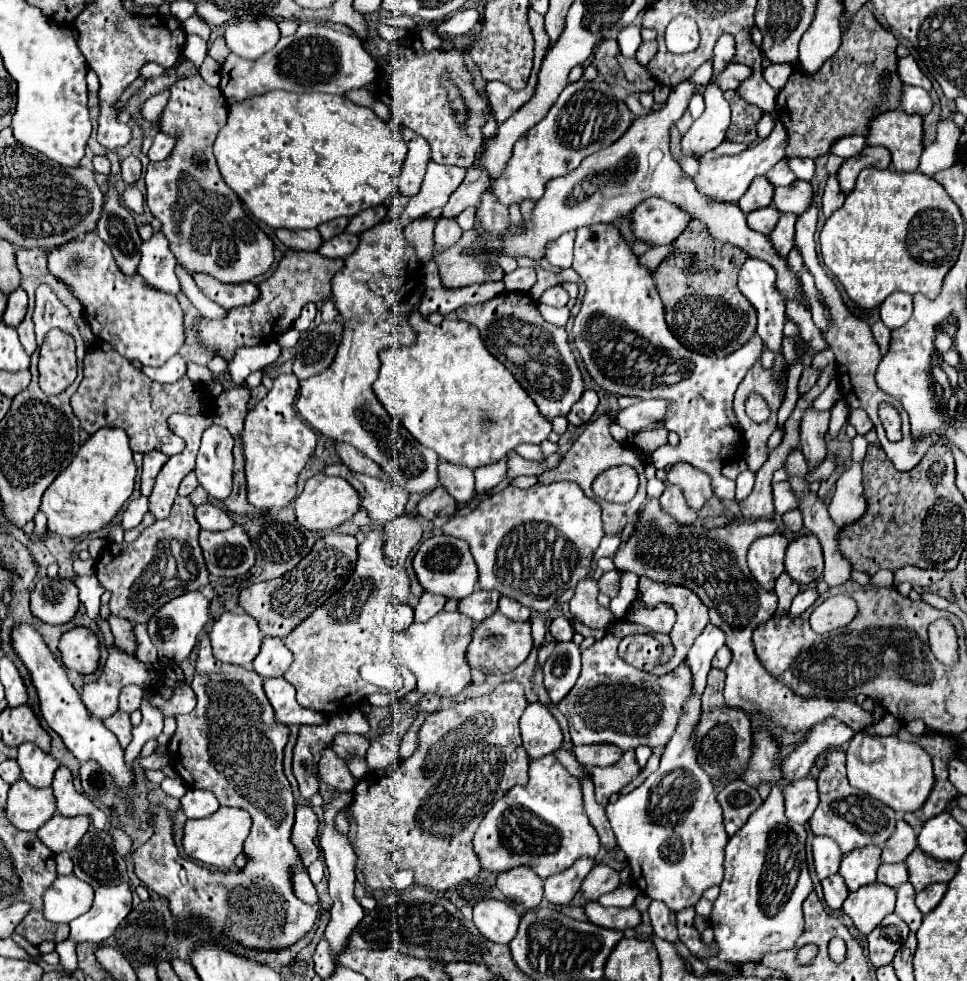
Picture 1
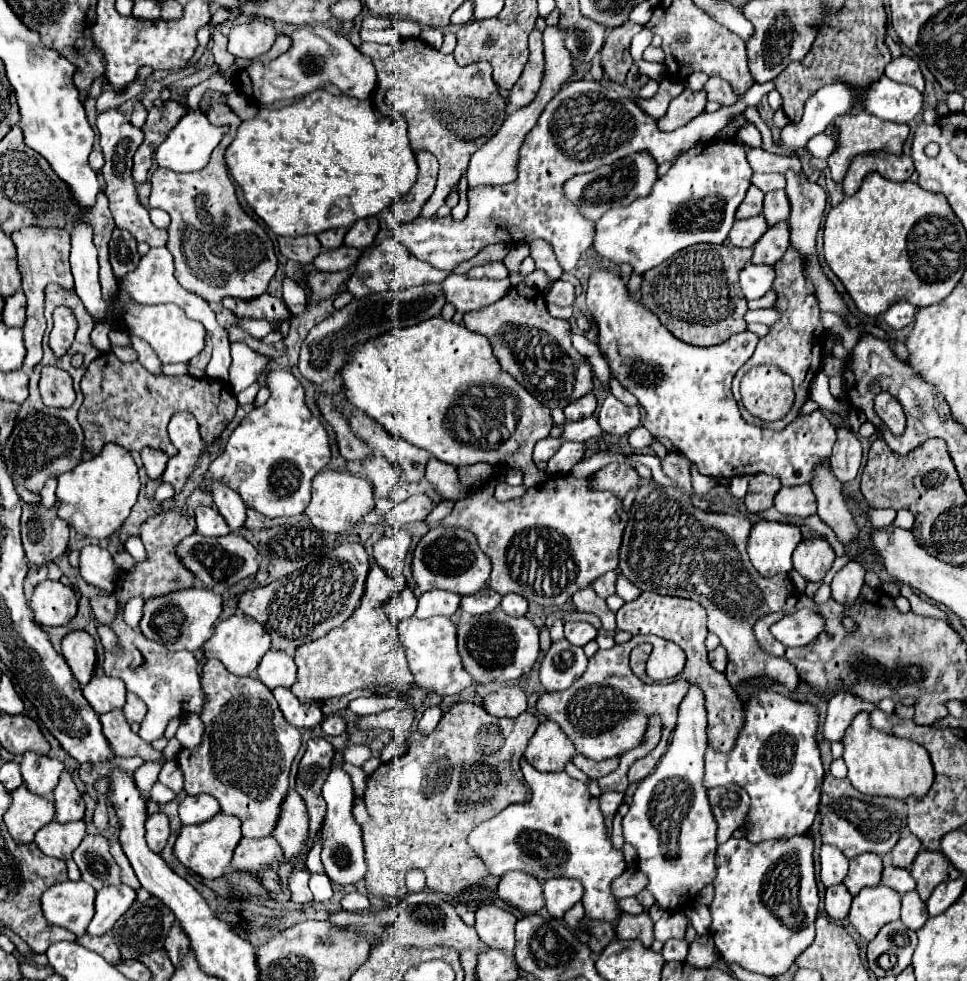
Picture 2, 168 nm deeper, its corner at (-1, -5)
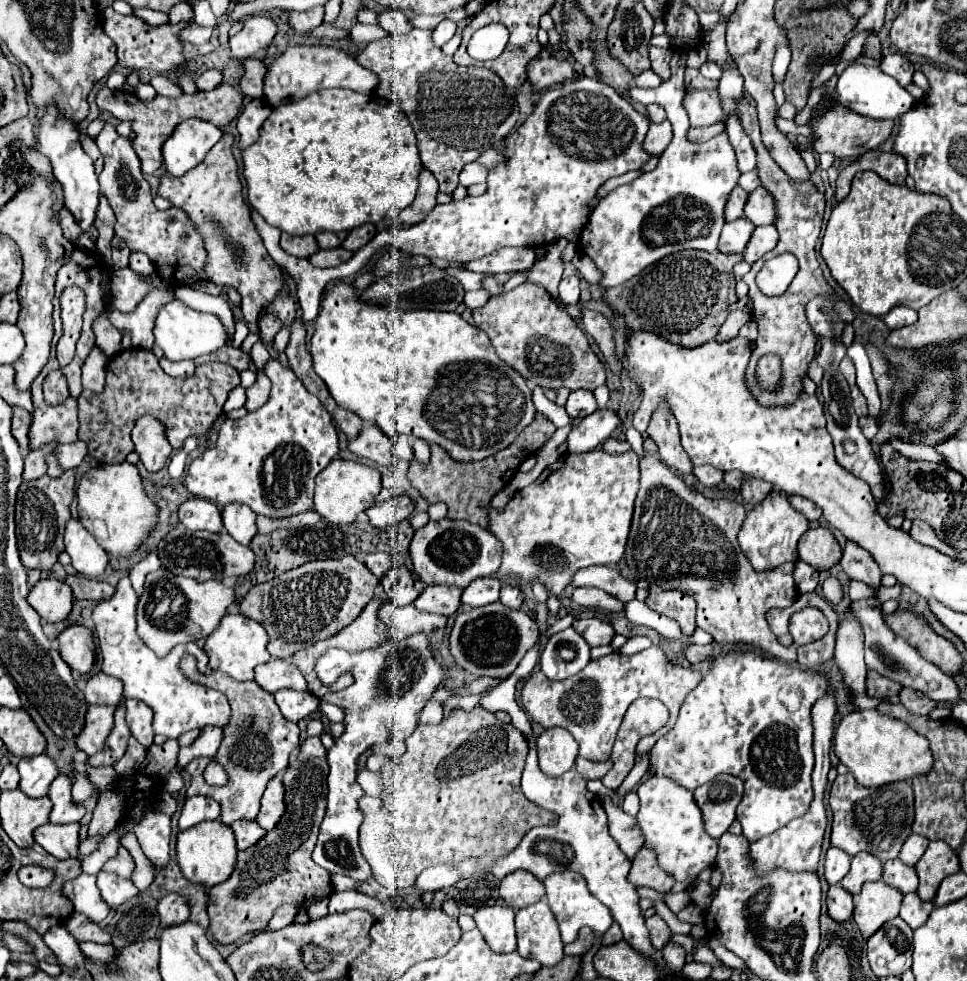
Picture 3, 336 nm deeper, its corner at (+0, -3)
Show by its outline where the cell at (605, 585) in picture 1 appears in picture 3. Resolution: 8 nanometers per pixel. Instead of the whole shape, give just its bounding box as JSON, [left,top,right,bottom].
[574,567,636,603]

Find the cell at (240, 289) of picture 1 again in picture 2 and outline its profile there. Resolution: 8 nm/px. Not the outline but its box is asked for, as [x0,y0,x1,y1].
[221,293,291,321]

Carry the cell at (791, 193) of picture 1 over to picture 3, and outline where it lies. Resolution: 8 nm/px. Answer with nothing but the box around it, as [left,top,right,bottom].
[744,187,776,225]

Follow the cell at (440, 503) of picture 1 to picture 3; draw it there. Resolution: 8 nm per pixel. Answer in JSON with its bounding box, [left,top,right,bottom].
[366,495,414,527]

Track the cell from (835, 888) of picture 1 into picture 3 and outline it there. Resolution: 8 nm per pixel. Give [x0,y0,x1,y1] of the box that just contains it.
[828,885,854,921]

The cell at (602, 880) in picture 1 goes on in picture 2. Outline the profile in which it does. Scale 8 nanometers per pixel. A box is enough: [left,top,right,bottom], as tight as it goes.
[611,867,645,899]

